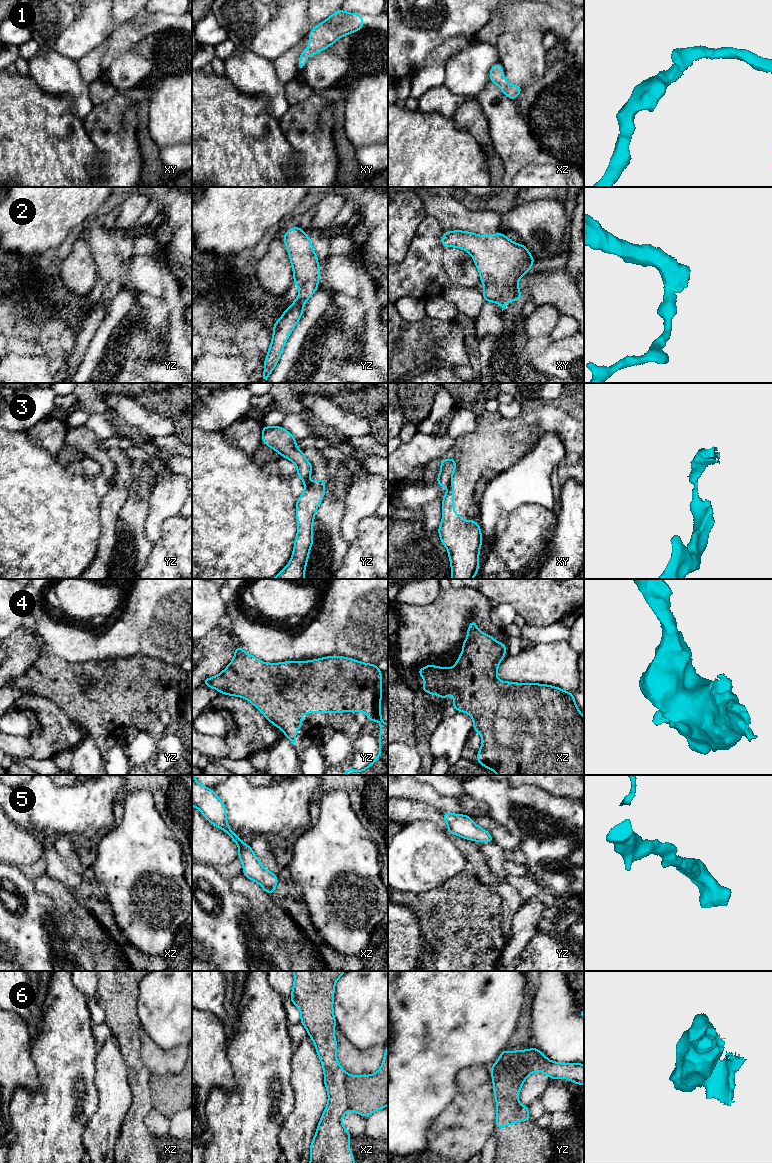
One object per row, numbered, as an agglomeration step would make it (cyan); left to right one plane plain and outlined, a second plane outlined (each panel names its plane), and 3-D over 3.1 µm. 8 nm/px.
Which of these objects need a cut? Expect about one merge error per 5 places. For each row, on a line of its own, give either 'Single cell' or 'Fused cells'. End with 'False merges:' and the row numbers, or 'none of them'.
1: Single cell
2: Single cell
3: Fused cells
4: Single cell
5: Single cell
6: Fused cells
False merges: 3, 6

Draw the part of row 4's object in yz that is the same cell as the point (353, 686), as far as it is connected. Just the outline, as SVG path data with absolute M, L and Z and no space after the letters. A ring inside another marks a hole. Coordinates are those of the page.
M234 646L235 654L230 664L218 675L202 681L208 687L218 690L221 694L242 697L259 709L265 718L275 727L283 730L284 735L294 745L296 730L302 728L303 713L356 713L364 711L369 721L380 722L379 745L377 758L365 769L356 771L352 767L343 775L388 775L388 724L381 718L382 672L377 664L362 663L343 656L328 656L311 661L286 661L281 663L262 662L246 653L241 646Z

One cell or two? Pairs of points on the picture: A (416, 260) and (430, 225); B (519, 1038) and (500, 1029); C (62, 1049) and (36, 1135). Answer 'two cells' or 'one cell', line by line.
A: one cell
B: two cells
C: one cell

